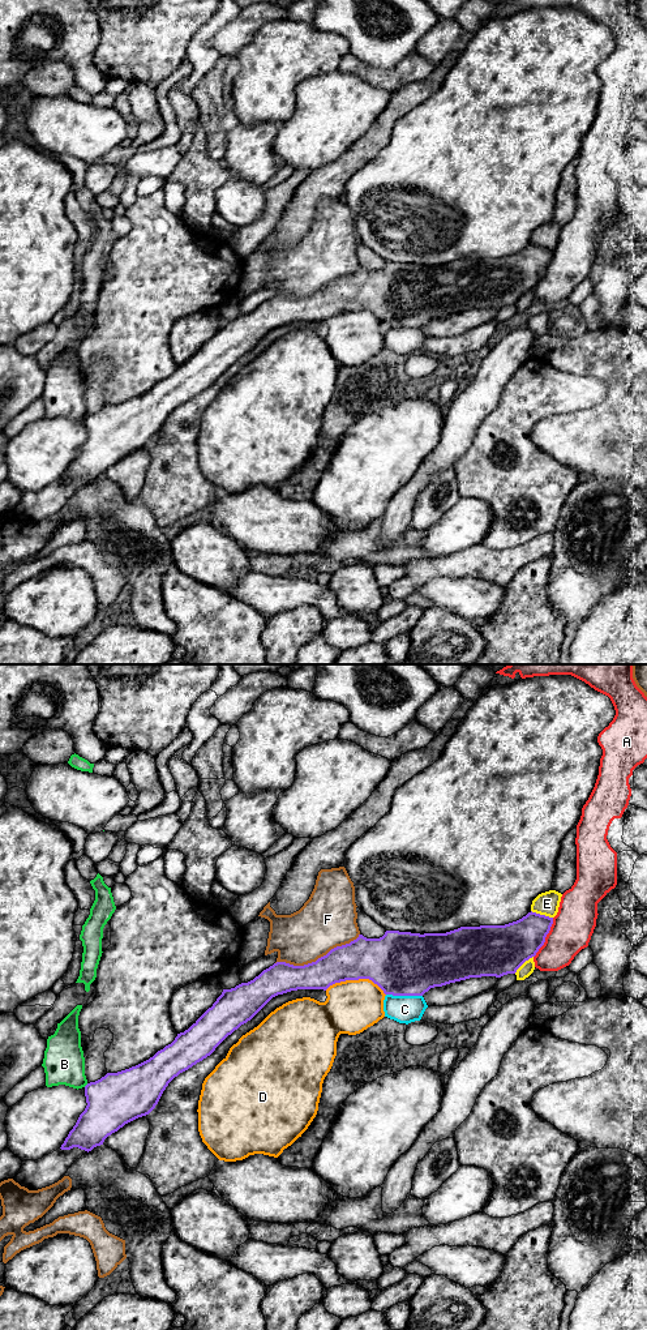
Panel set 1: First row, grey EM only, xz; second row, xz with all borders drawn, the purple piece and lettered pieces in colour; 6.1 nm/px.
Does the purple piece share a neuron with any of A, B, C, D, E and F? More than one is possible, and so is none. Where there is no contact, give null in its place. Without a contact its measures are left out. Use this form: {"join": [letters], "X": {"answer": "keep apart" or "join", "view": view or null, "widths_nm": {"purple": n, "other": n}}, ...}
{"join": [], "A": {"answer": "keep apart", "view": "xz", "widths_nm": {"purple": 280, "other": 260}}, "B": {"answer": "keep apart", "view": "xz", "widths_nm": {"purple": 320, "other": 260}}, "C": {"answer": "keep apart", "view": "xz", "widths_nm": {"purple": 400, "other": 180}}, "D": {"answer": "keep apart", "view": "xz", "widths_nm": {"purple": 340, "other": 320}}, "E": {"answer": "keep apart", "view": "xz", "widths_nm": {"purple": 260, "other": 150}}, "F": {"answer": "keep apart", "view": "xz", "widths_nm": {"purple": 240, "other": 360}}}

